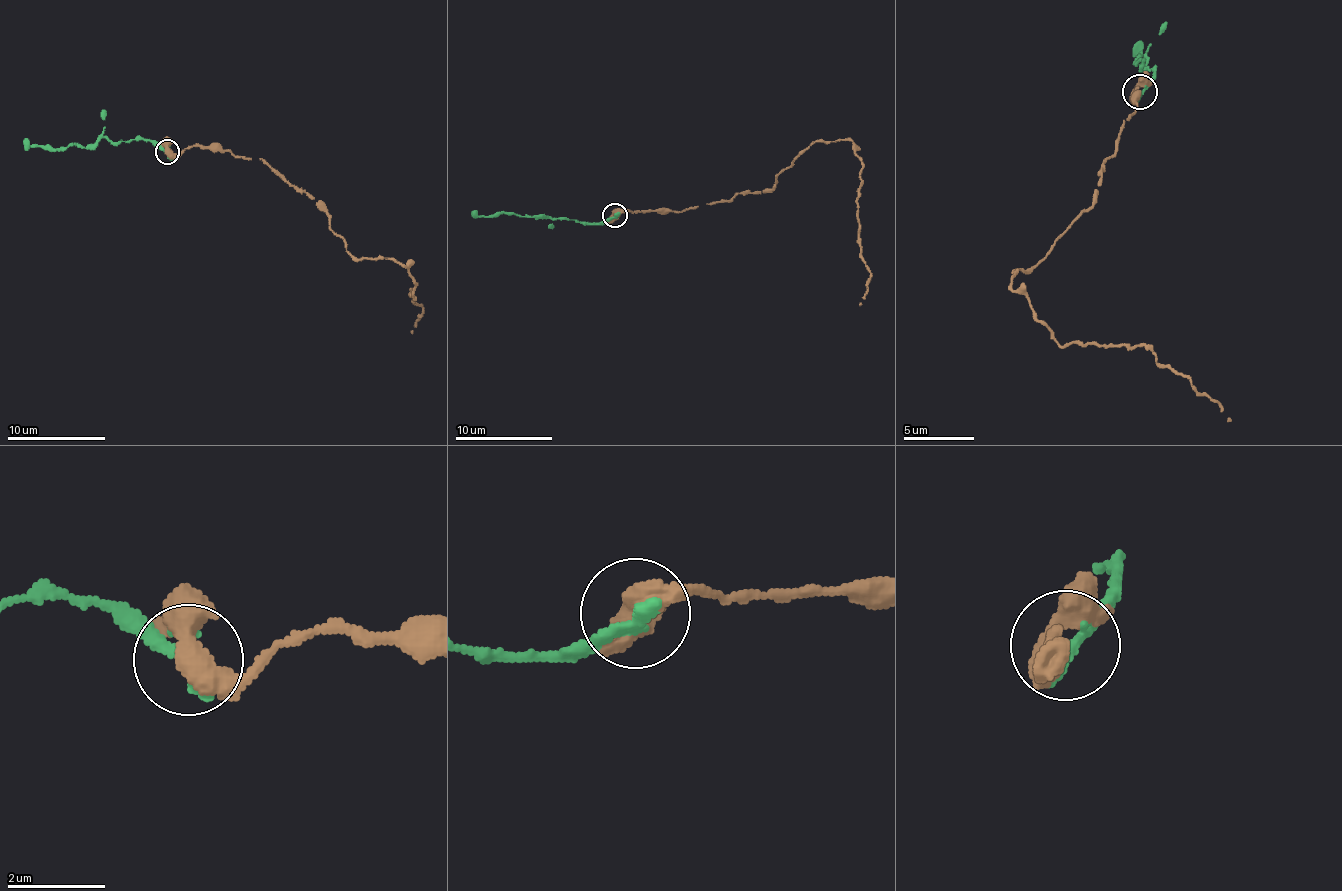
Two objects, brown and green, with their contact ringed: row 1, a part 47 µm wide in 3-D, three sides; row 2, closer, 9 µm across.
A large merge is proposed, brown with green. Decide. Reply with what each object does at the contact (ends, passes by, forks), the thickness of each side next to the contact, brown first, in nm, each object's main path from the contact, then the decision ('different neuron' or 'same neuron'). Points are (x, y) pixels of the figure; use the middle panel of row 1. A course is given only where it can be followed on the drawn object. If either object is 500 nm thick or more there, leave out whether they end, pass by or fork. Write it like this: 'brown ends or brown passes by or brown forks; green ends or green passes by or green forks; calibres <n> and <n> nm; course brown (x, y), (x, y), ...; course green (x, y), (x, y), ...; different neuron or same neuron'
brown passes by; green ends; calibres 440 and 400 nm; course brown (615, 213), (767, 192), (816, 141), (851, 139), (861, 162), (858, 235), (871, 272), (859, 306); course green (615, 215), (598, 224), (513, 213), (478, 217), (471, 214); same neuron

